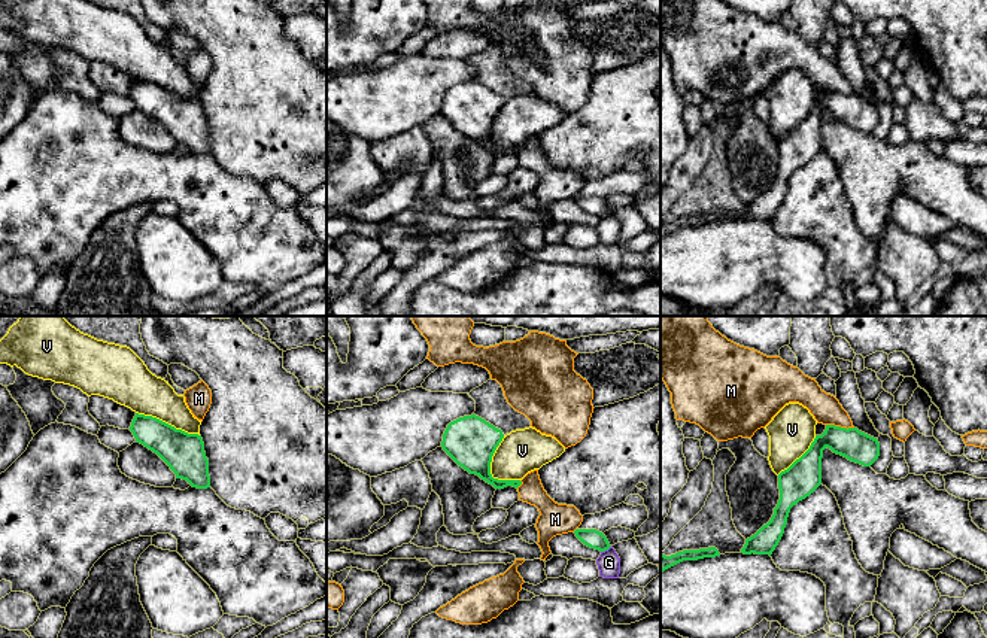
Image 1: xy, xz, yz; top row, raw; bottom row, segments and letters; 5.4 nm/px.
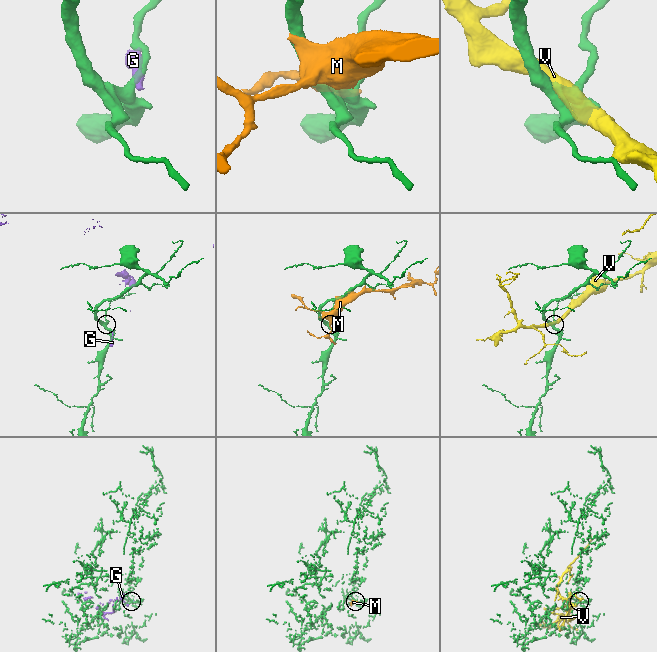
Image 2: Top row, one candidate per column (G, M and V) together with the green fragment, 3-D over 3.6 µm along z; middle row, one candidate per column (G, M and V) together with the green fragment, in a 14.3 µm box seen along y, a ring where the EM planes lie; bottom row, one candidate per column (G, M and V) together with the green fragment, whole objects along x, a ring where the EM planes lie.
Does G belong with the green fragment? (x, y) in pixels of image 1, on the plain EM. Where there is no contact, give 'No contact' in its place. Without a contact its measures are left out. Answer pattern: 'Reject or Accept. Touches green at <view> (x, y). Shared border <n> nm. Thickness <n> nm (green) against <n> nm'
Reject. Touches green at xz (606, 215). Shared border 70 nm. Thickness 100 nm (green) against 130 nm

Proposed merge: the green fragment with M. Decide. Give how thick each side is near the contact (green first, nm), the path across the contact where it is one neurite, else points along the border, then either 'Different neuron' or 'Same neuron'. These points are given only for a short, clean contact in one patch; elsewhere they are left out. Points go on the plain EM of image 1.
Thickness 170 nm (green) against 160 nm. Different neuron

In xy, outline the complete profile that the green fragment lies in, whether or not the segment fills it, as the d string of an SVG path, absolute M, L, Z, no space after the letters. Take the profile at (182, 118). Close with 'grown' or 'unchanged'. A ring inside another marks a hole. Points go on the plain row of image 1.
M136 79L130 97L137 109L157 119L176 140L192 154L210 154L209 125L206 124L201 101L152 83Z; unchanged

